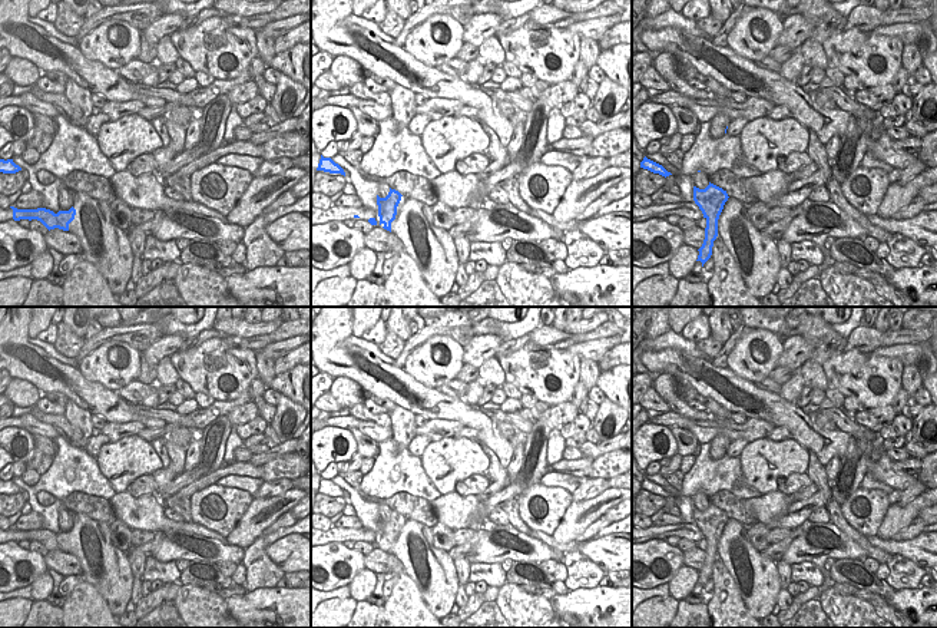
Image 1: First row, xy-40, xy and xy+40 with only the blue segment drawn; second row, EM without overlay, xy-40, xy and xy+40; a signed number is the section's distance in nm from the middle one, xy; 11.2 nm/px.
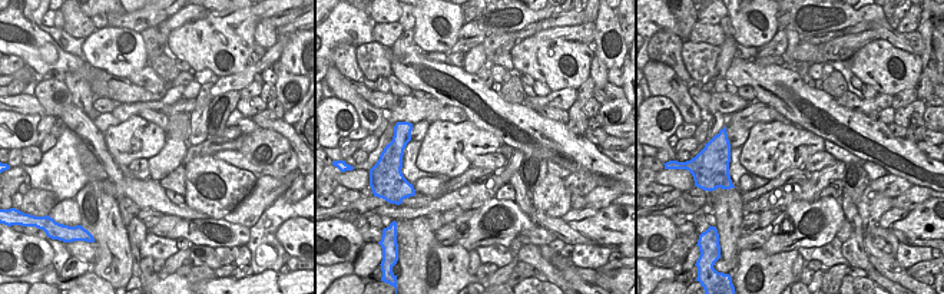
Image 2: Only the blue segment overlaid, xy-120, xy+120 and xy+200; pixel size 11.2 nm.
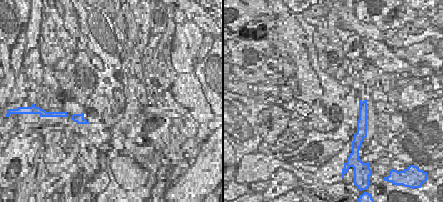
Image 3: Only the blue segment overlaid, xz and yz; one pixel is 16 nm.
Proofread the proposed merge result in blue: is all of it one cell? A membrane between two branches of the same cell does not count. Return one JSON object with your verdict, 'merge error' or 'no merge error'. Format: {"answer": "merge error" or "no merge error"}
{"answer": "merge error"}

